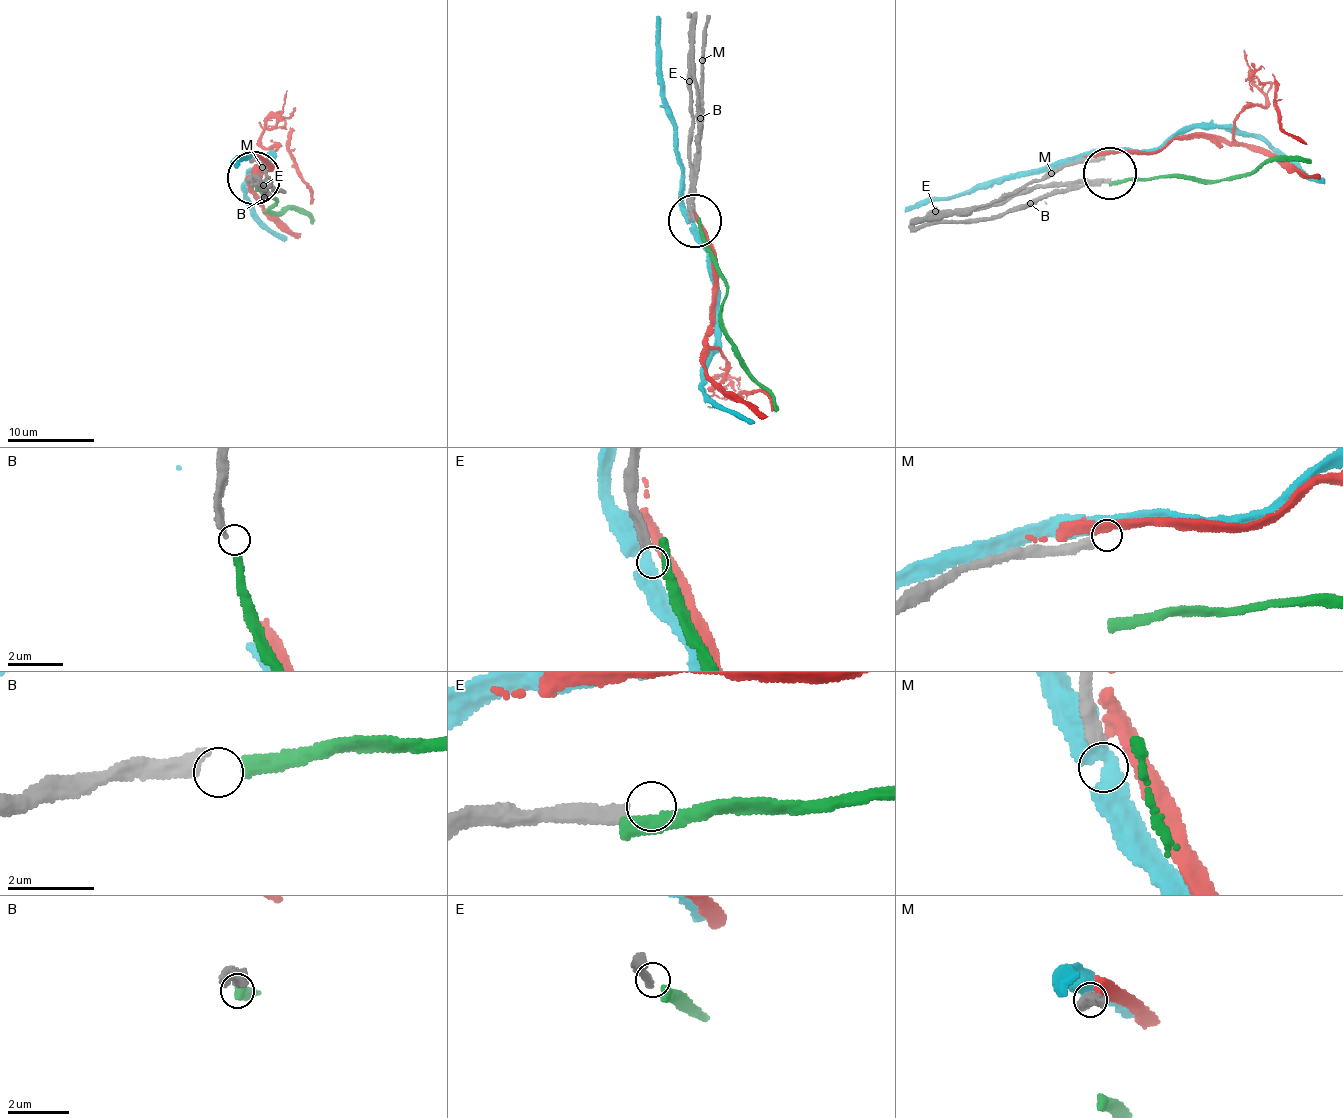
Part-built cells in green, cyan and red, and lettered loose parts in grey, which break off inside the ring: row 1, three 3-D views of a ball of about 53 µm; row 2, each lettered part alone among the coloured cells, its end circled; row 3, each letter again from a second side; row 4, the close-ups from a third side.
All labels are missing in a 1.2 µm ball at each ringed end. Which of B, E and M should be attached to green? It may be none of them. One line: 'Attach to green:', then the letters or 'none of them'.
Attach to green: B

